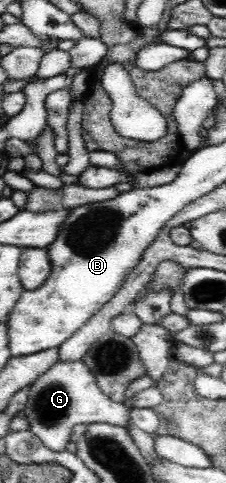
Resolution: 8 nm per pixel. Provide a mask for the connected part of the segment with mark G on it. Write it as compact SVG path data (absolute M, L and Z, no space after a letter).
M82 360L55 362L29 386L27 398L24 410L28 429L53 452L67 450L71 430L76 425L109 423L127 429L127 423L130 422L130 410L102 392L93 373Z

